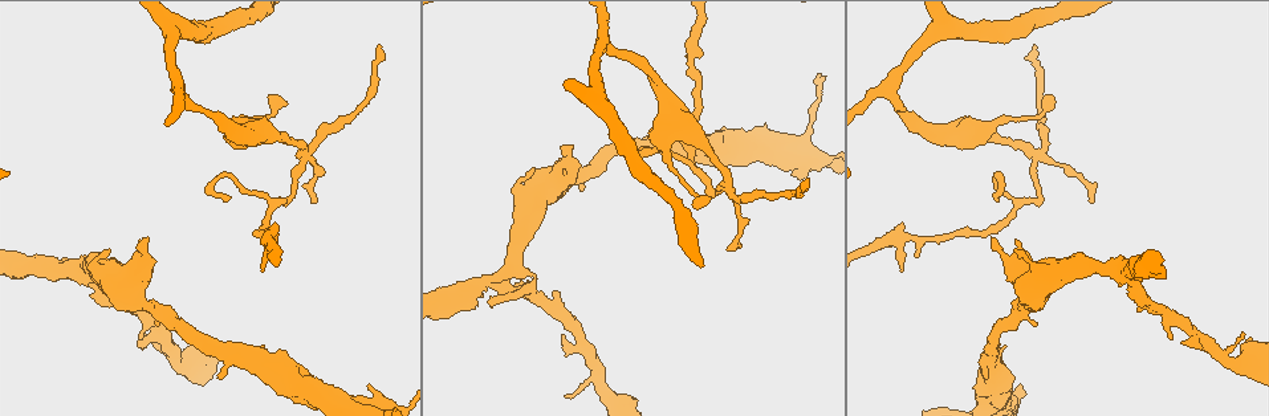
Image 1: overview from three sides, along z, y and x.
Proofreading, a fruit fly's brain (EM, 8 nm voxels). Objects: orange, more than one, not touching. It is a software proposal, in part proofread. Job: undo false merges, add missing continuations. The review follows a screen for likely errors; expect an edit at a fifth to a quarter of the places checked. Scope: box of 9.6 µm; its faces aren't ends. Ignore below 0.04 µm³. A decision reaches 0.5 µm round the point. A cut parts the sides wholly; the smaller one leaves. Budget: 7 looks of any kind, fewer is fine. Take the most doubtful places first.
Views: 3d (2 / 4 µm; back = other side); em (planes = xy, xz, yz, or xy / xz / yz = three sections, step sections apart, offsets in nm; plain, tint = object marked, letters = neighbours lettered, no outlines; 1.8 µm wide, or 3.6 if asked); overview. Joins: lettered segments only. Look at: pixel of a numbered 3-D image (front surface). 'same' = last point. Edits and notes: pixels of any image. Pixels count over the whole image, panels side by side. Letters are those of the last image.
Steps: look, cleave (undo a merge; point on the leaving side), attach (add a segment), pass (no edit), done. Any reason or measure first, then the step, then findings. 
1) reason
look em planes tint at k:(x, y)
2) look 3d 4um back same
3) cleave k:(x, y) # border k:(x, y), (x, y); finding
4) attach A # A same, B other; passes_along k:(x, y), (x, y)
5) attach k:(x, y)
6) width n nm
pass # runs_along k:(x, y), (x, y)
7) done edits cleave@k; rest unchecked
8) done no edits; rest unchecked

long arm stops here
look em xy step 16 letters at 1:(802, 189)

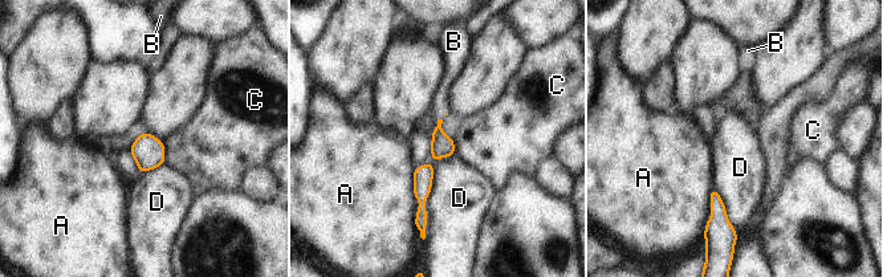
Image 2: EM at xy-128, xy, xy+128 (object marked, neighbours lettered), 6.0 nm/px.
attach B # A other, B same, C other, D other; passes_along 2:(443, 146), (438, 122), (442, 108); it goes on there

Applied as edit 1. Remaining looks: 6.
arms part here
look em planes plain at 1:(728, 183)

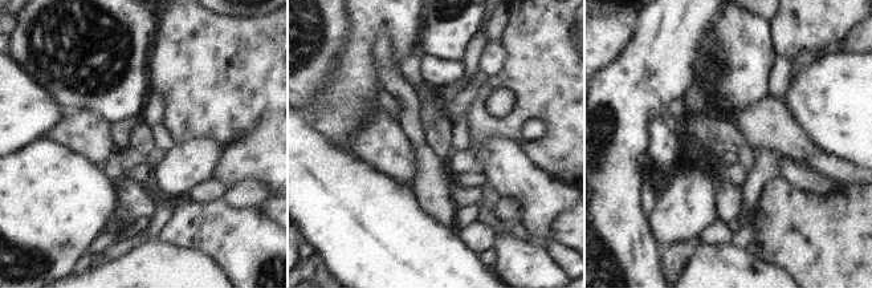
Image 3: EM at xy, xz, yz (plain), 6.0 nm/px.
see the neighbours
look em planes letters same

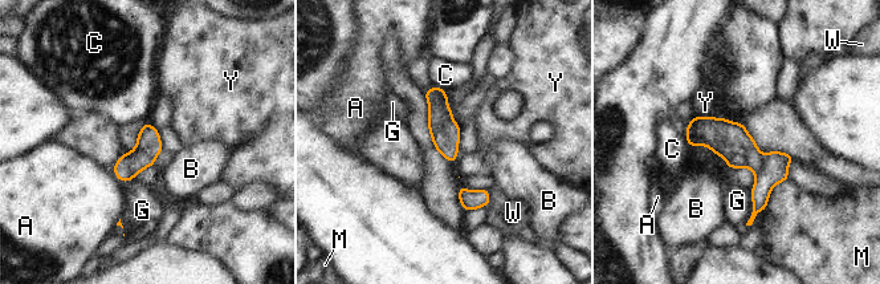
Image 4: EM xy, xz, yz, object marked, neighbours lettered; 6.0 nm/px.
cleave 4:(775, 170) # A other, B other, C other, G other, M other, W other, Y other; border 4:(766, 155), (764, 170), (757, 177); two cells meet here

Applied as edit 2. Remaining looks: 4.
see it whole again
look overview

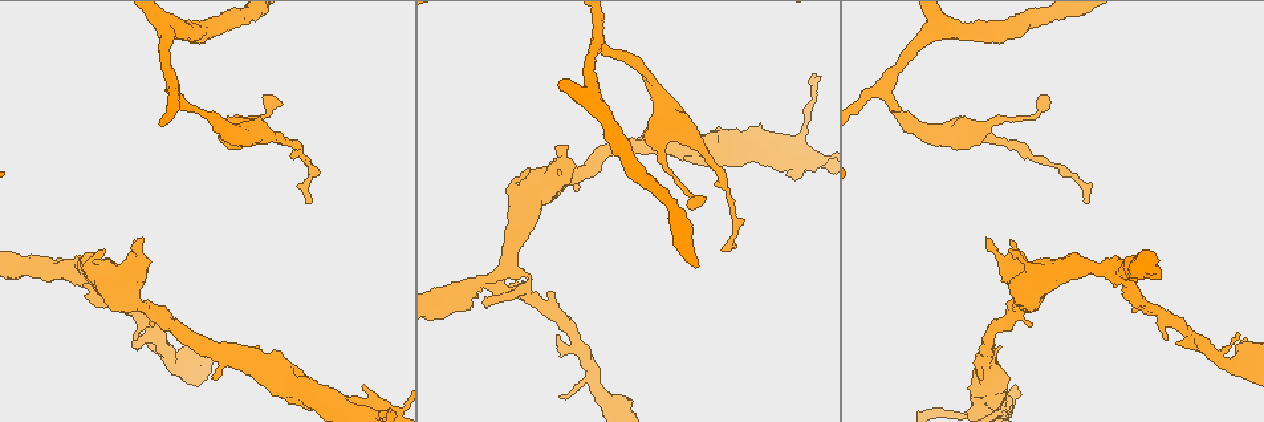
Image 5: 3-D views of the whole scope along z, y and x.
free end
look em planes plain at 5:(1086, 199)

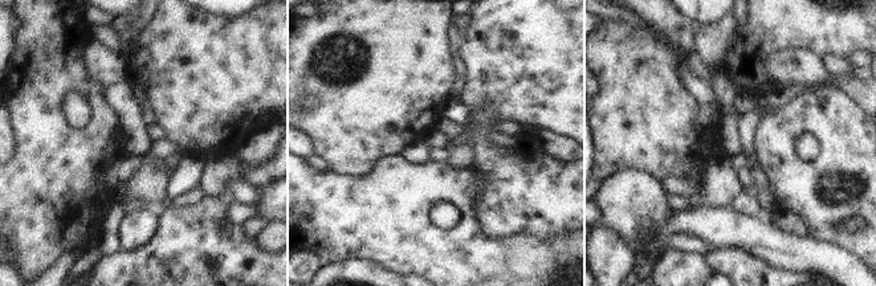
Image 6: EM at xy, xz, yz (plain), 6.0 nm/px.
what lies round it
look em planes letters same

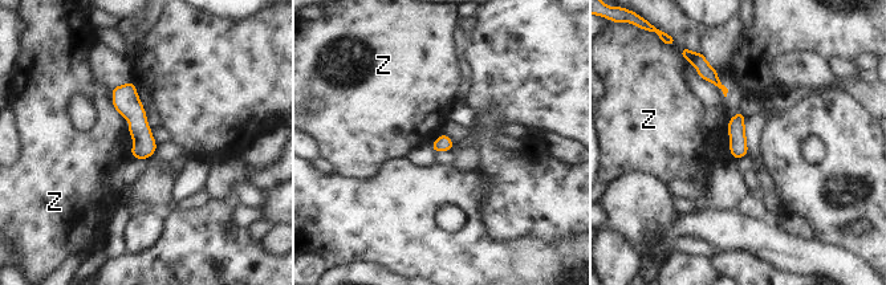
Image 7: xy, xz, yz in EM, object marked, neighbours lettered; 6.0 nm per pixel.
pass # Z other; runs_along 7:(130, 85), (130, 108), (145, 155); no lettered segment goes on from it

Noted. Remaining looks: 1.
done edits attach@2, cleave@4; rest unchecked

